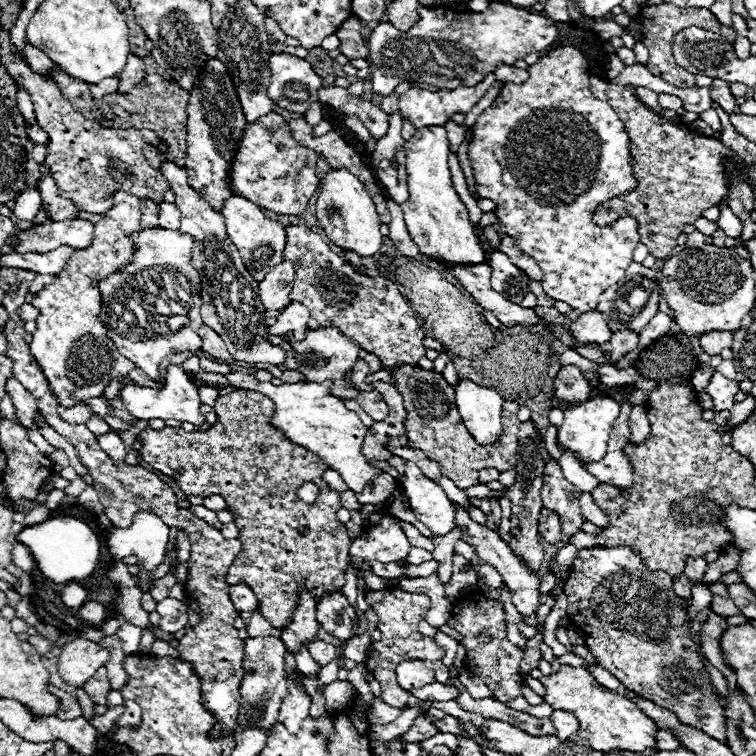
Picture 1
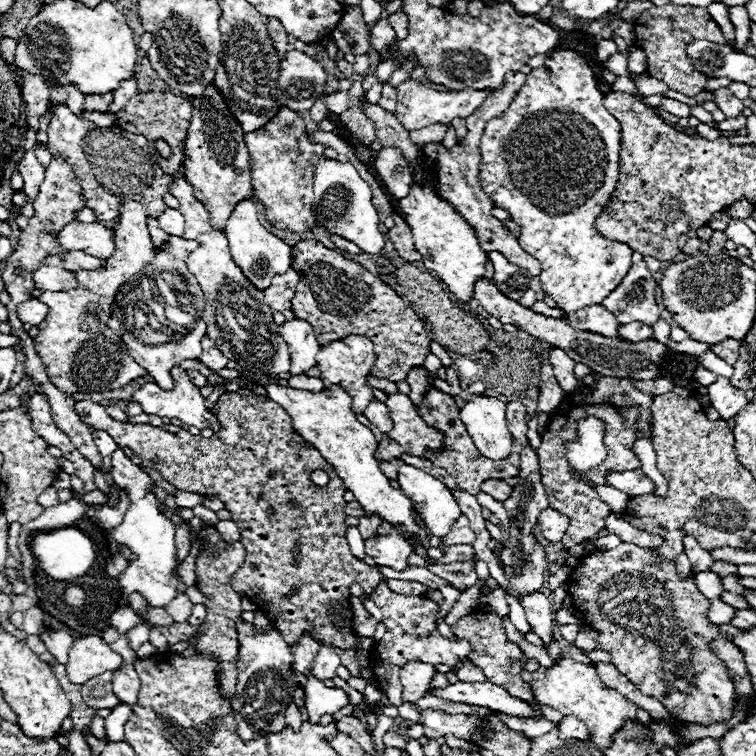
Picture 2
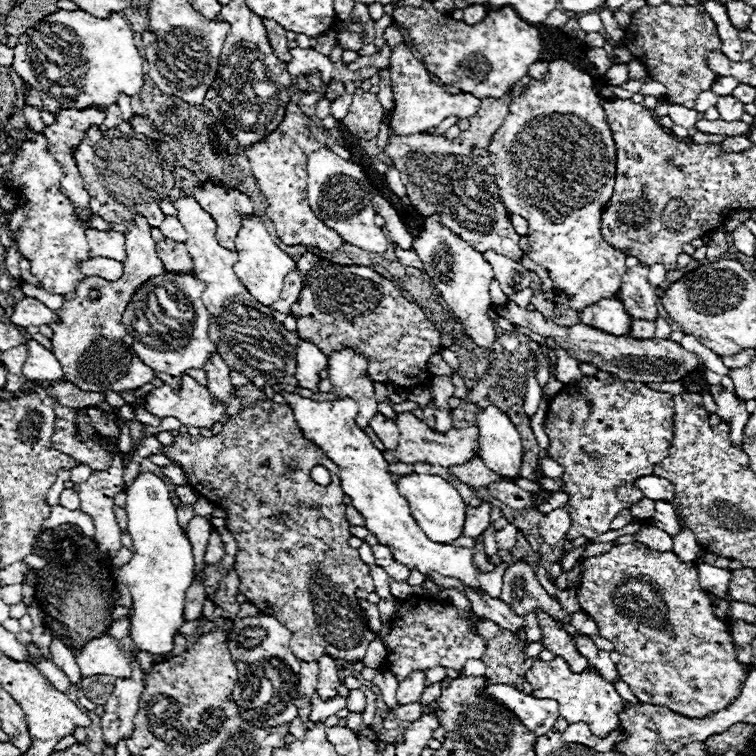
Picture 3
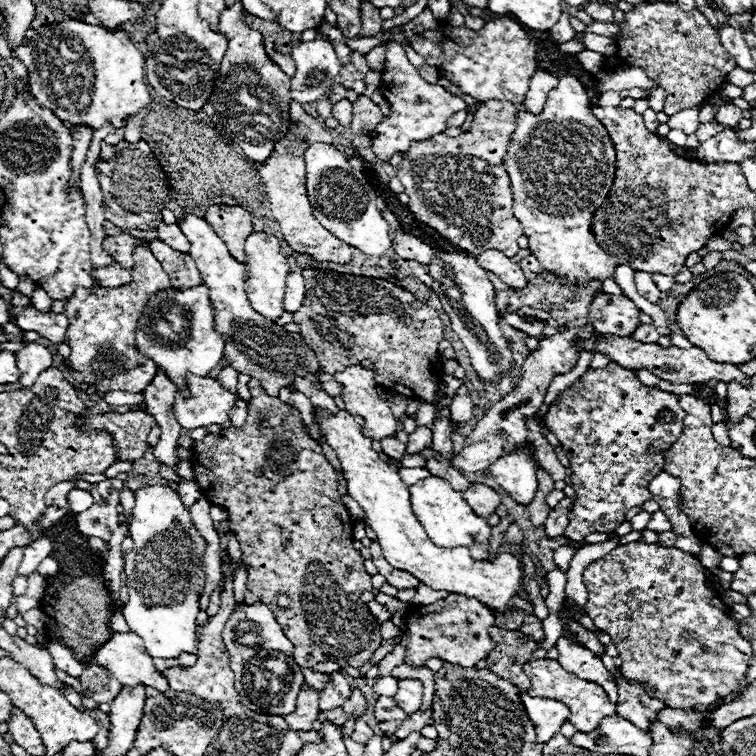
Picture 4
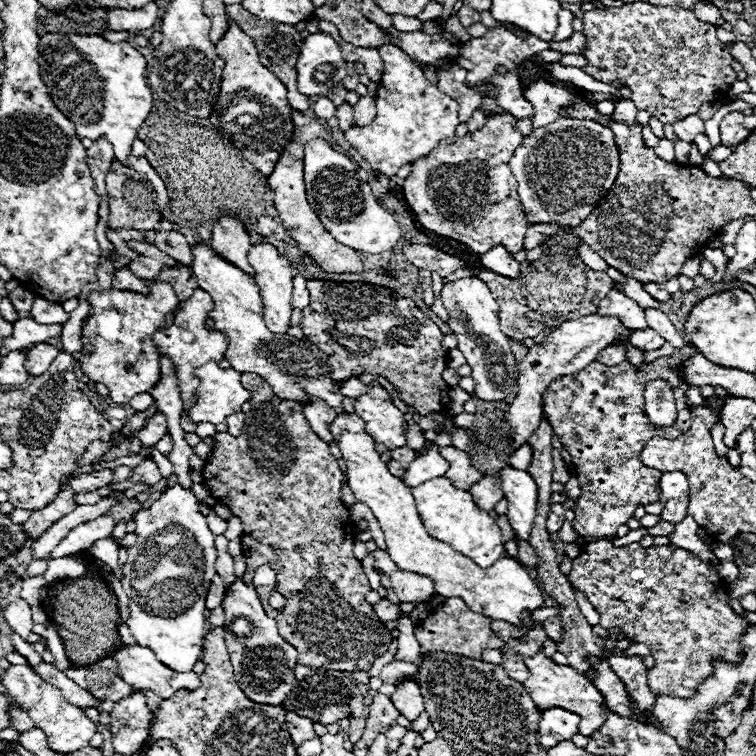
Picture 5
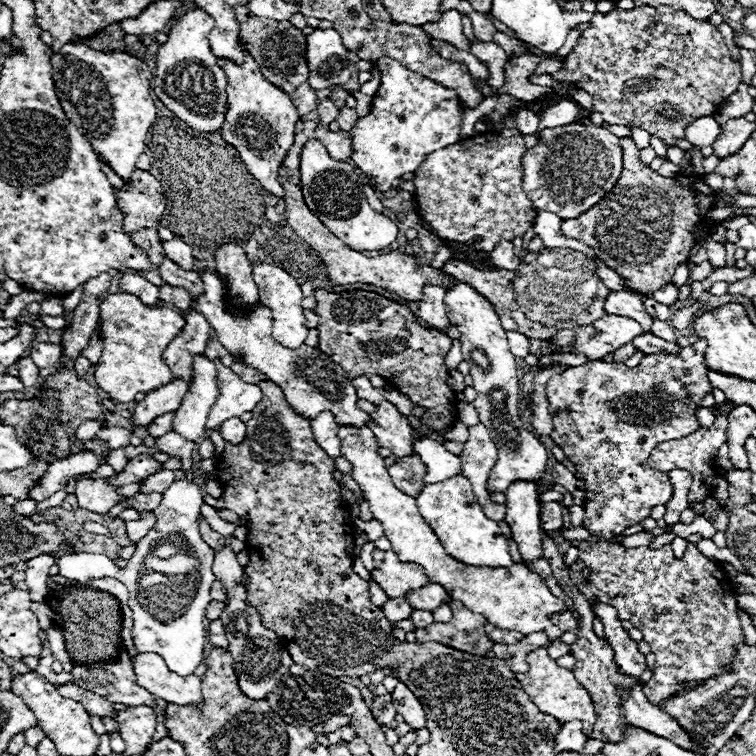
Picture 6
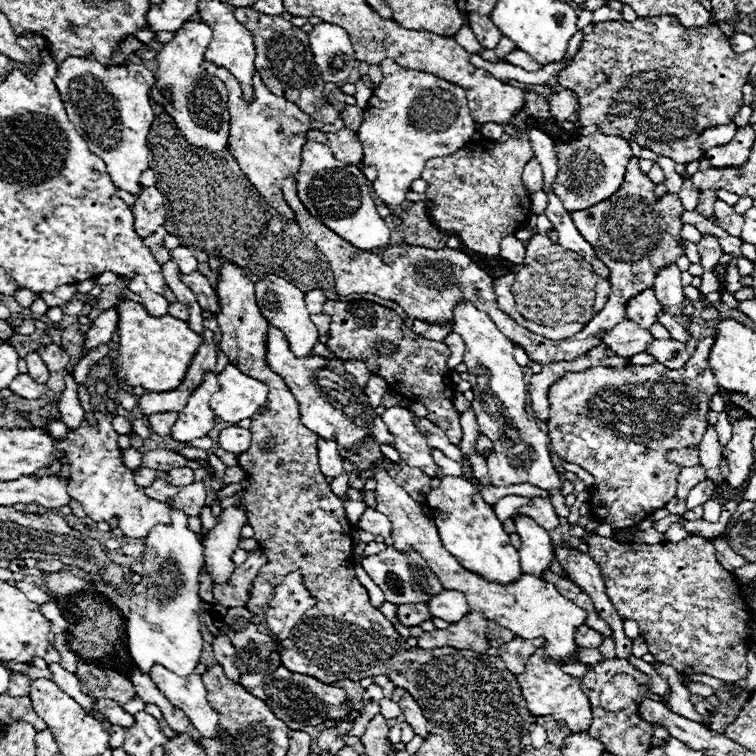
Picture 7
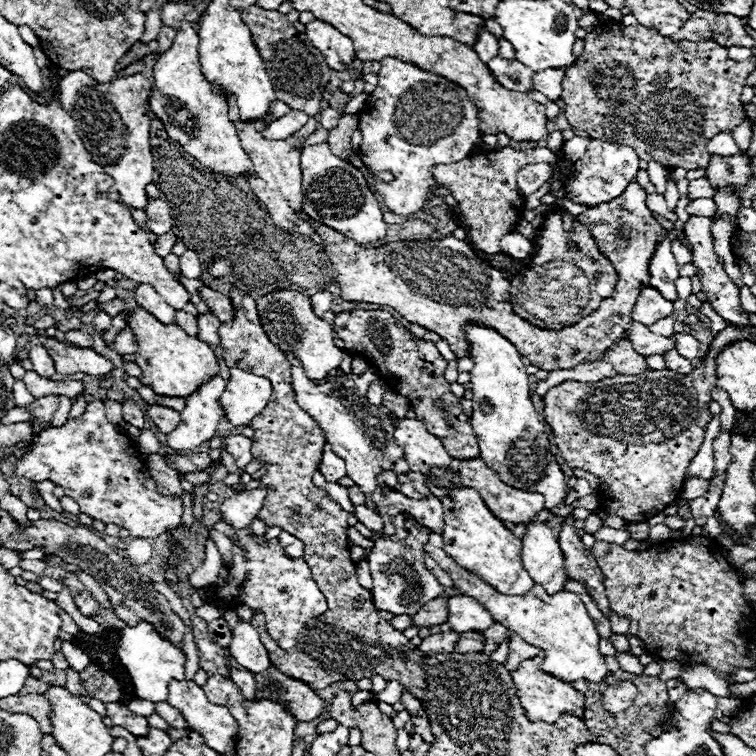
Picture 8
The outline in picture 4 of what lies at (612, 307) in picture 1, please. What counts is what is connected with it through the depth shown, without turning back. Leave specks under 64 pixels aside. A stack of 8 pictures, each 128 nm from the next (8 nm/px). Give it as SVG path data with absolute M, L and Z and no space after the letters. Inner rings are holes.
M636 272L634 274L634 284L636 284L636 290L640 296L644 296L646 300L650 300L652 304L656 304L660 300L660 290L656 288L654 280L650 278L648 272Z

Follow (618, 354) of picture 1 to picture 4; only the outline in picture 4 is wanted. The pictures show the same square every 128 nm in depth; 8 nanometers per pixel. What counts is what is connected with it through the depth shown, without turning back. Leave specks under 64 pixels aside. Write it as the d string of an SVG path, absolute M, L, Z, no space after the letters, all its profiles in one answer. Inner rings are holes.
M640 324L640 328L636 328L636 332L630 338L638 340L638 342L644 342L644 344L652 344L652 342L656 344L660 334L658 334L658 330L652 324Z

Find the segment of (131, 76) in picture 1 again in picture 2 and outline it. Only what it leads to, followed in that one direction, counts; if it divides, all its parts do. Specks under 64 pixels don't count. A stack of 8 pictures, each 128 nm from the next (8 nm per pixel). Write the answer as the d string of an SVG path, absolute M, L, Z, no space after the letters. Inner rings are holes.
M132 76L132 80L124 80L124 84L120 84L120 88L116 88L116 92L114 92L114 100L112 100L112 104L110 104L110 112L118 112L118 110L122 110L124 106L126 106L126 102L132 98L132 96L136 96L136 92L138 92L138 78L136 76Z

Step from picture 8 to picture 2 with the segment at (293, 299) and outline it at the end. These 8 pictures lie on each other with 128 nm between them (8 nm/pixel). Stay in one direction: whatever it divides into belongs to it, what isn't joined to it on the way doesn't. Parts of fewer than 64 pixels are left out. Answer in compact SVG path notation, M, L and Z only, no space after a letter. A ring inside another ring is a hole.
M242 200L240 204L236 204L236 208L232 210L232 214L226 222L226 238L228 238L228 246L230 246L234 262L244 270L244 276L248 276L248 280L260 290L268 288L272 276L284 274L292 264L290 246L284 240L280 240L278 236L274 236L272 232L268 232L258 222L256 206L252 204L252 200Z

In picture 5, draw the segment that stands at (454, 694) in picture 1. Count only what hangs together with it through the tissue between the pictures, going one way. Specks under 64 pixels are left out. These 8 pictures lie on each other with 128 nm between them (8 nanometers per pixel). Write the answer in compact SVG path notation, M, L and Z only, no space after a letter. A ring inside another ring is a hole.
M546 708L540 710L542 718L538 722L540 744L544 748L552 748L560 740L570 740L578 732L580 716L572 712L564 712L562 708Z

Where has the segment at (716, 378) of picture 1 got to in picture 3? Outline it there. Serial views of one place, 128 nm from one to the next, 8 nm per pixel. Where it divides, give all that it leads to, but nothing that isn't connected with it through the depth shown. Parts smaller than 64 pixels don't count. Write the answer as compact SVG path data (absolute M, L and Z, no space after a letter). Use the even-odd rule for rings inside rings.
M724 376L718 386L710 386L710 394L712 394L714 402L718 404L716 414L730 424L732 442L736 446L740 446L742 444L744 426L746 426L746 422L750 418L750 414L746 410L746 402L736 396L734 386L732 386L732 380L728 376Z

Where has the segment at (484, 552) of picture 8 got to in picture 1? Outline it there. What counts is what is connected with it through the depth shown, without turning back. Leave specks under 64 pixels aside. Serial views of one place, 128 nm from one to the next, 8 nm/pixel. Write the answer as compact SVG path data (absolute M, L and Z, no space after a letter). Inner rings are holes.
M406 462L402 488L416 520L426 524L434 536L444 536L454 528L454 504L444 490L412 462Z

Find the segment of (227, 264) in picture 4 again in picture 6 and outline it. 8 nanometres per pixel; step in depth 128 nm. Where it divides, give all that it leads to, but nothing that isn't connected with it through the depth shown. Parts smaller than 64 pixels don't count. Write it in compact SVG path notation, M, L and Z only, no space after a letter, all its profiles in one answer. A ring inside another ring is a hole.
M200 272L200 278L204 280L204 294L192 302L192 306L186 310L200 312L208 324L216 330L220 344L234 356L242 356L242 362L250 368L256 368L258 372L264 372L268 380L272 380L276 386L282 388L288 404L296 408L296 412L304 418L316 418L320 412L328 410L334 414L338 424L350 424L350 426L364 426L370 416L356 408L358 396L352 386L352 382L344 376L344 370L324 352L318 348L302 344L296 350L284 348L278 340L272 338L272 312L258 302L258 306L250 310L236 310L234 306L228 306L226 300L226 284L224 278L212 272L204 274Z

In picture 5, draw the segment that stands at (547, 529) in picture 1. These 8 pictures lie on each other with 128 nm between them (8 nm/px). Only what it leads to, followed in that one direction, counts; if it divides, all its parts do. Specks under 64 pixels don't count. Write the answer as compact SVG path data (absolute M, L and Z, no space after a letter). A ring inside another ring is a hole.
M552 504L550 506L550 514L548 514L548 532L558 532L564 524L564 512L566 508L562 504Z

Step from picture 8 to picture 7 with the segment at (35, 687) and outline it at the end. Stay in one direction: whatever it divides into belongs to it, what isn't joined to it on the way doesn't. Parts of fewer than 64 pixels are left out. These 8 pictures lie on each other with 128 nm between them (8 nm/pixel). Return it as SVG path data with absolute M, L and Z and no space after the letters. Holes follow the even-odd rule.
M12 672L8 694L10 696L28 696L28 692L30 692L30 678L26 678L24 674Z

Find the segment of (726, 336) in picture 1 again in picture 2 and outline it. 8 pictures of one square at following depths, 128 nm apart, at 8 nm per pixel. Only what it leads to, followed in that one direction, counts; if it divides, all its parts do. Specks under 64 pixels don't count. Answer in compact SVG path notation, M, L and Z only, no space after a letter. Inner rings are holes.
M726 338L726 340L710 346L710 350L716 356L724 358L728 364L734 364L738 360L738 348L740 348L740 340L734 340L734 338Z

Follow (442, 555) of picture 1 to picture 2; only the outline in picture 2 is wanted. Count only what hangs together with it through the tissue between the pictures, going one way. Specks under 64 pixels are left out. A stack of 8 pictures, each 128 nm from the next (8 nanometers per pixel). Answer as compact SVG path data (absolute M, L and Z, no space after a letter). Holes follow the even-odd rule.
M464 514L460 516L460 520L456 520L456 524L452 526L452 532L448 536L442 538L440 548L448 548L448 546L456 546L456 544L472 544L476 540L476 534L470 528L468 518L464 518ZM442 586L440 588L440 592L442 592L442 596L444 596L444 602L442 603L442 609L439 610L437 615L437 622L440 622L446 614L450 612L456 600L458 600L458 596L460 596L460 592L458 590L454 590L452 586Z

